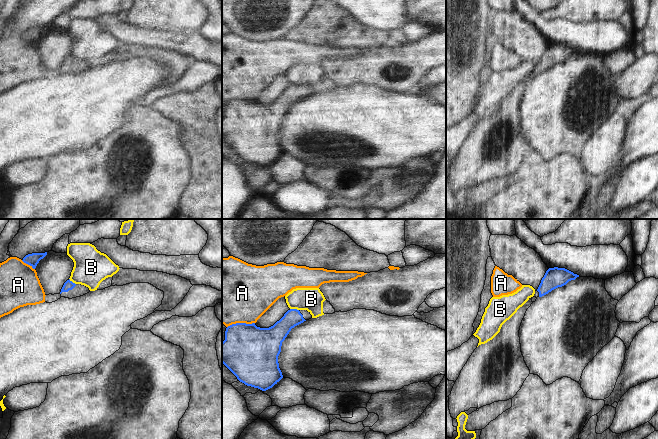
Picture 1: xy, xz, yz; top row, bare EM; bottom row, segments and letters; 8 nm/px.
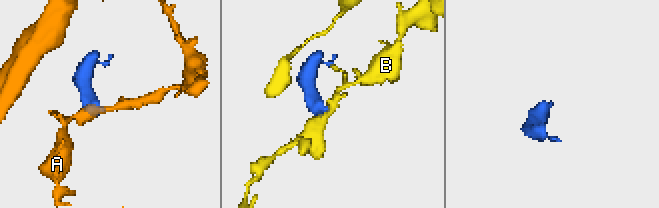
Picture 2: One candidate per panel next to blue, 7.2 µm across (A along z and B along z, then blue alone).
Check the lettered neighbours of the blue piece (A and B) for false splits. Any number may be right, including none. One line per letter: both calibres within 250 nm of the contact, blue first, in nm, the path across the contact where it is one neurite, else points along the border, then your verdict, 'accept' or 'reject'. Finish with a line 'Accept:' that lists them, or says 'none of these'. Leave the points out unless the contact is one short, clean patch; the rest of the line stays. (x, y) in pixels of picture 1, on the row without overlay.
A: 440/500 nm | along xz (254, 98), (232, 99), (227, 103) | reject
B: 160/190 nm | along xz (290, 84), (298, 86) | reject
Accept: none of these

